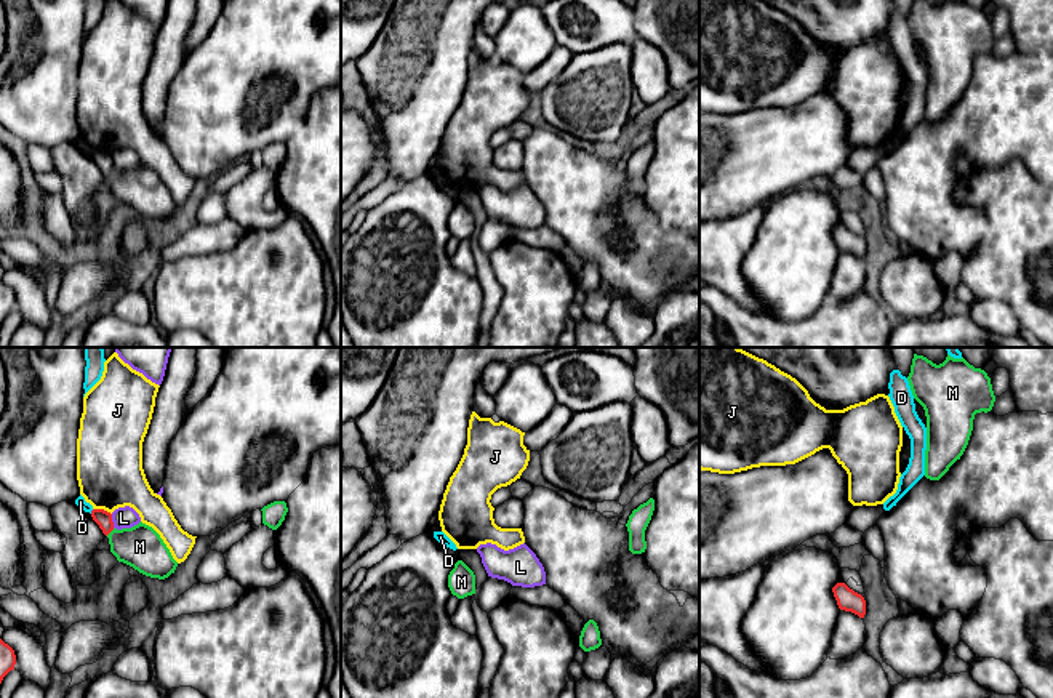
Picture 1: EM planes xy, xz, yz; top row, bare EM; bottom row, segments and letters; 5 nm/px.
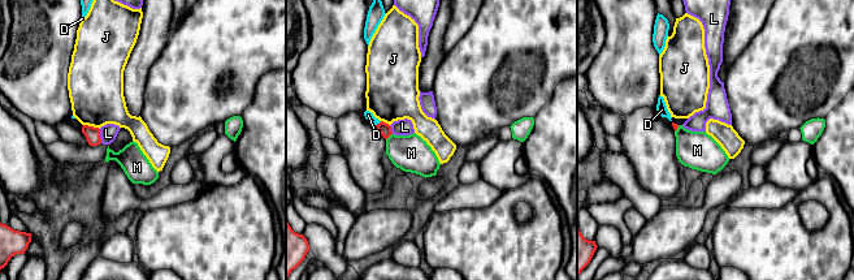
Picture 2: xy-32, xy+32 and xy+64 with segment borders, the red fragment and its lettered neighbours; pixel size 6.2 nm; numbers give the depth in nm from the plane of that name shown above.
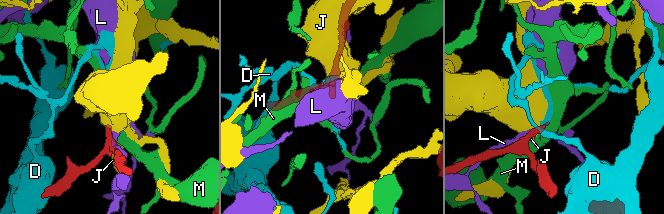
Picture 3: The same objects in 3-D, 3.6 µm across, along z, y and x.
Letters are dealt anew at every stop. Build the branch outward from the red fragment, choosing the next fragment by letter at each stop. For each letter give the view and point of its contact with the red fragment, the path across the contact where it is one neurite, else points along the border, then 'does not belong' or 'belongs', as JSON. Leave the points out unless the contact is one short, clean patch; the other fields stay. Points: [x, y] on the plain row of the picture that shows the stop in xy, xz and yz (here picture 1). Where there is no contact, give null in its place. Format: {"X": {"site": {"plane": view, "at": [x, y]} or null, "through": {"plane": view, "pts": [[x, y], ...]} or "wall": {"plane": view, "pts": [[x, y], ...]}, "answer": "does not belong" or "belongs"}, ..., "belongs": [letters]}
{"D": {"site": {"plane": "xy", "at": [92, 152]}, "wall": {"plane": "xy", "pts": [[93, 151], [90, 154]]}, "answer": "does not belong"}, "J": {"site": {"plane": "xy", "at": [103, 151]}, "answer": "does not belong"}, "L": {"site": {"plane": "xy", "at": [111, 162]}, "answer": "does not belong"}, "M": {"site": {"plane": "xy", "at": [109, 173]}, "answer": "does not belong"}, "belongs": []}

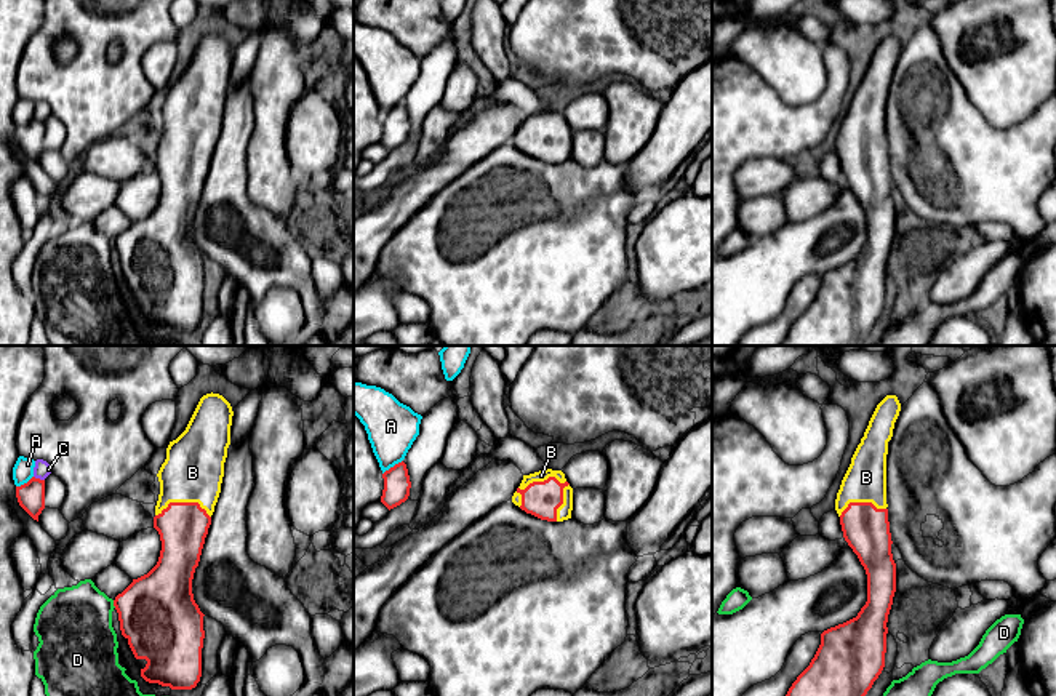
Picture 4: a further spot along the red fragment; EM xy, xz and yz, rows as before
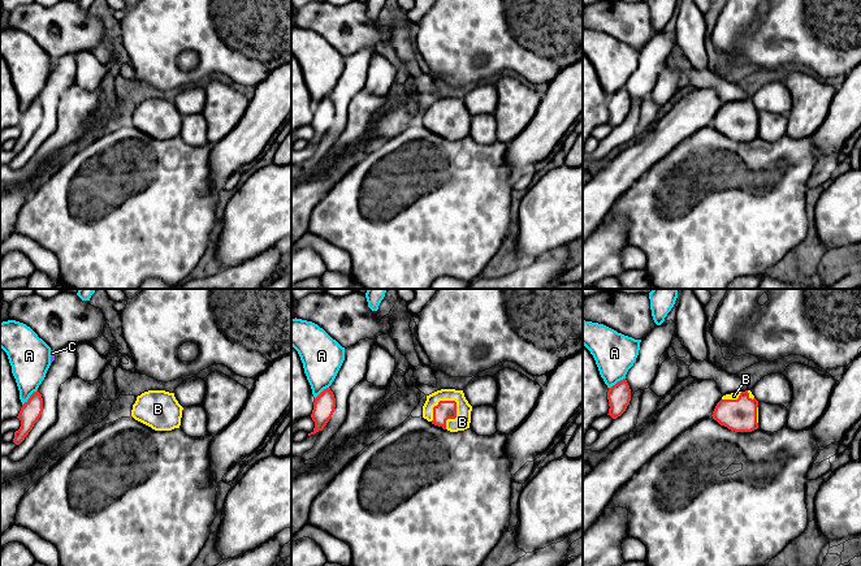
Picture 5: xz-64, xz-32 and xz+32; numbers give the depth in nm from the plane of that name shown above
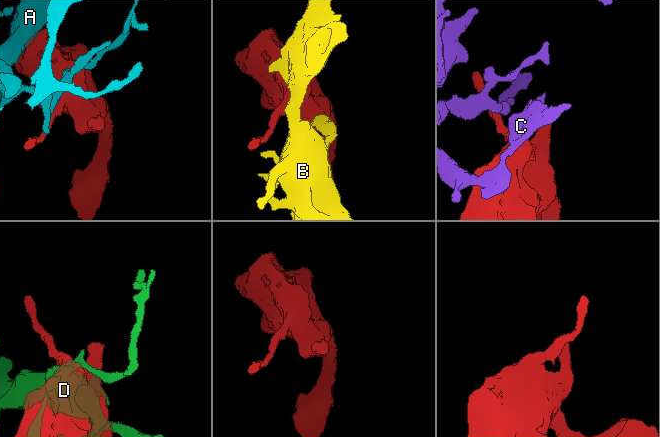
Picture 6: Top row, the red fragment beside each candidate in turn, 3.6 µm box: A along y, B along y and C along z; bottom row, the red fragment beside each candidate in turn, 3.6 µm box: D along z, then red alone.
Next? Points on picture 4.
{"A": {"site": {"plane": "xz", "at": [394, 108]}, "answer": "does not belong"}, "B": {"site": {"plane": "xz", "at": [559, 124]}, "through": {"plane": "xz", "pts": [[541, 141], [559, 124], [541, 117]]}, "answer": "belongs"}, "C": {"site": {"plane": "xy", "at": [39, 120]}, "answer": "does not belong"}, "D": {"site": {"plane": "xy", "at": [114, 245]}, "answer": "does not belong"}, "belongs": ["B"]}

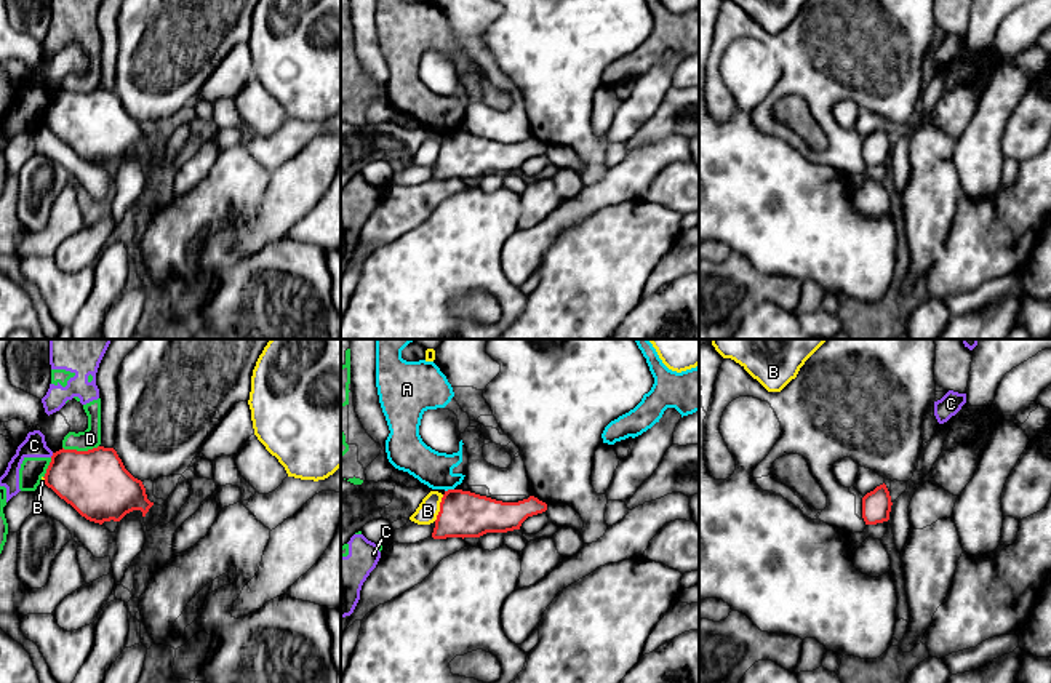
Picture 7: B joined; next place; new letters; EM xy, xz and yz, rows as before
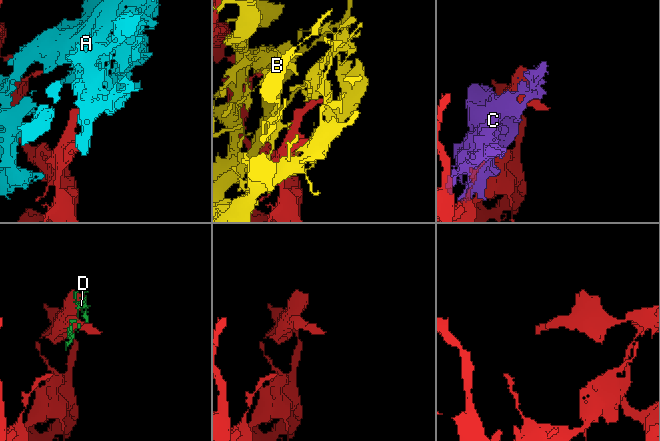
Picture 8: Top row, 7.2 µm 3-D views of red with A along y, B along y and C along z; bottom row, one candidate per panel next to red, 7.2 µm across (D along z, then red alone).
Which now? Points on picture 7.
{"A": {"site": {"plane": "xz", "at": [448, 131]}, "answer": "does not belong"}, "B": {"site": {"plane": "xz", "at": [440, 149]}, "answer": "does not belong"}, "C": {"site": {"plane": "xy", "at": [53, 96]}, "answer": "does not belong"}, "D": {"site": {"plane": "xy", "at": [80, 93]}, "answer": "does not belong"}, "belongs": []}

